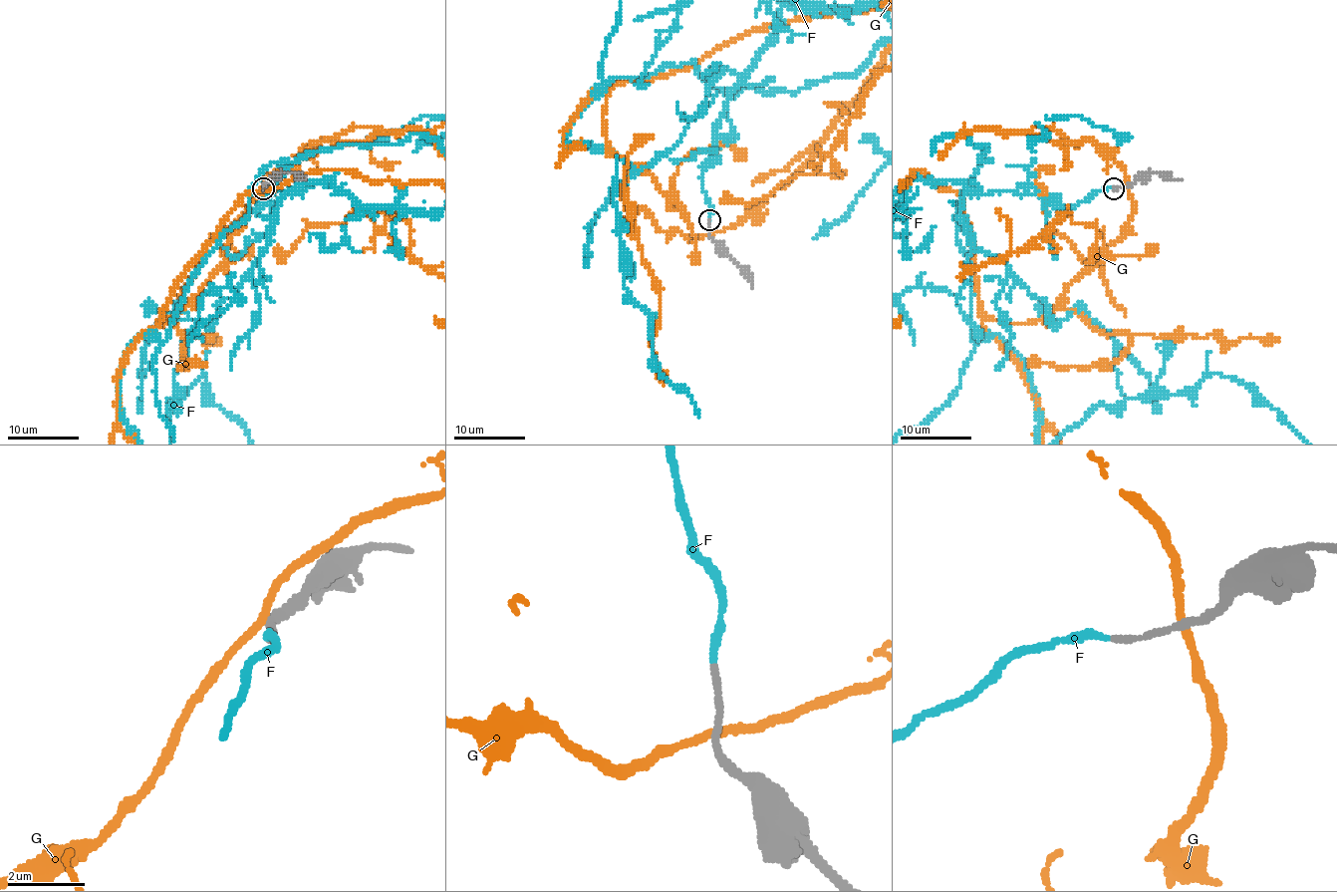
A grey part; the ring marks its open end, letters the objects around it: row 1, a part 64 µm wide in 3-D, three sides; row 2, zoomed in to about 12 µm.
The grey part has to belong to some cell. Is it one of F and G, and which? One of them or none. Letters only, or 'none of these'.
F

